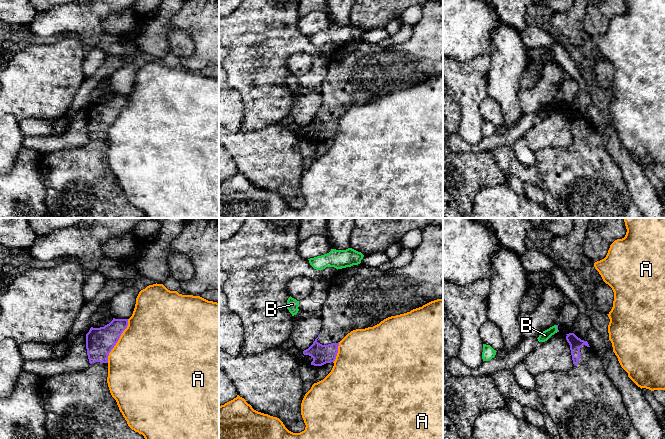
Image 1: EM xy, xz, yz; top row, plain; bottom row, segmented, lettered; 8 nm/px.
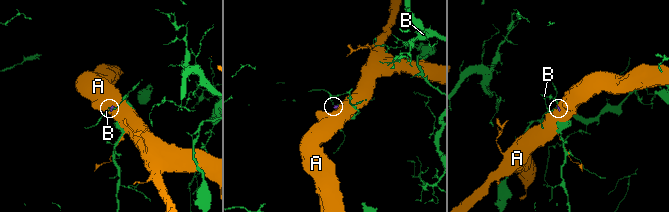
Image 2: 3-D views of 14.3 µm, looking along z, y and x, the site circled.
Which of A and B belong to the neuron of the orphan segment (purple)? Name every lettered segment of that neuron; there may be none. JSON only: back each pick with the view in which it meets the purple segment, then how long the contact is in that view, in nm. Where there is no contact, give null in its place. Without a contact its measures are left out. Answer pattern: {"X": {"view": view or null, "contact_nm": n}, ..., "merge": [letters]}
{"merge": []}

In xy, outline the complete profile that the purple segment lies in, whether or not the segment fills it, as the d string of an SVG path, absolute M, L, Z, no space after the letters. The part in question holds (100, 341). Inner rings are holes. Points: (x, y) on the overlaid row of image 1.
M115 319L100 328L91 327L86 334L89 367L45 378L42 398L48 439L145 439L132 430L112 397L108 383L108 356L128 326L128 319Z

